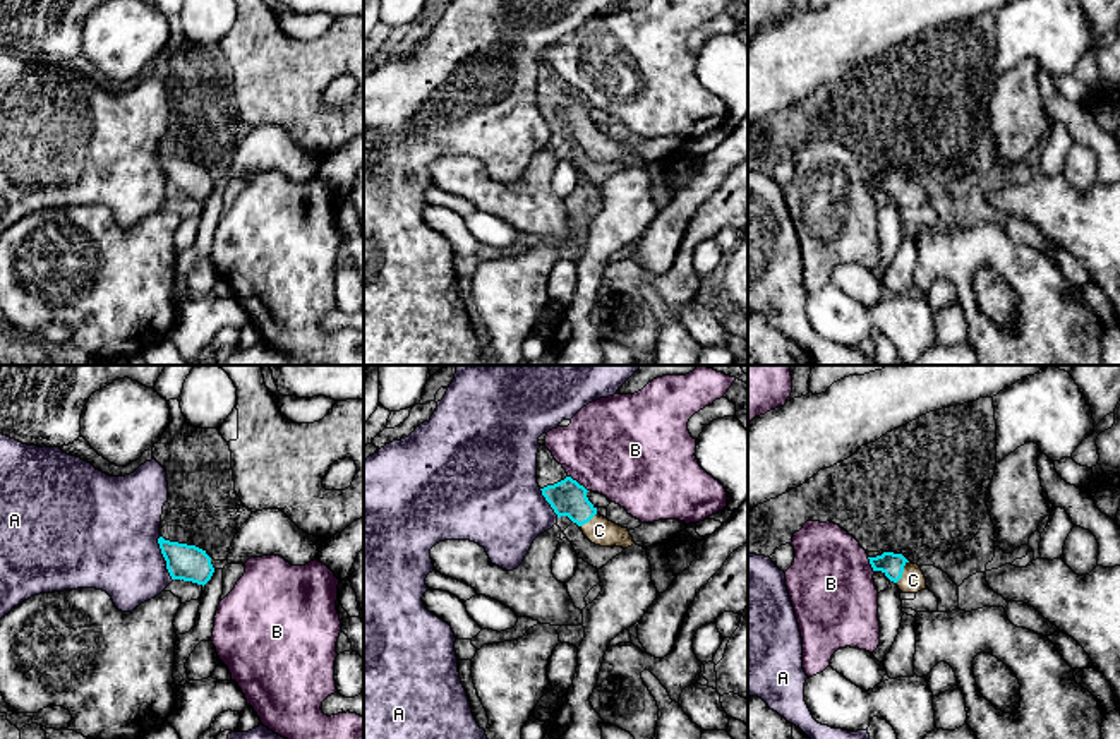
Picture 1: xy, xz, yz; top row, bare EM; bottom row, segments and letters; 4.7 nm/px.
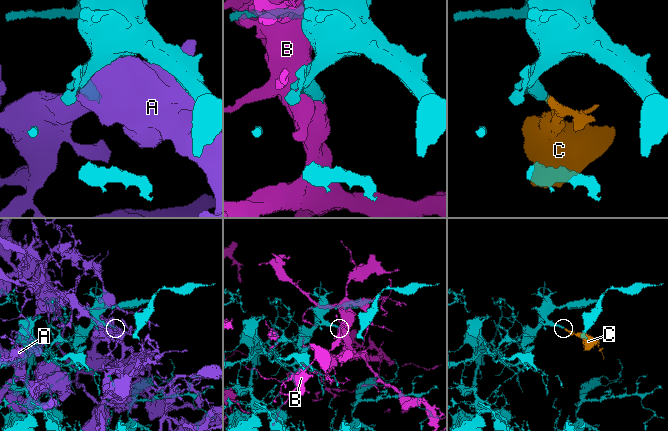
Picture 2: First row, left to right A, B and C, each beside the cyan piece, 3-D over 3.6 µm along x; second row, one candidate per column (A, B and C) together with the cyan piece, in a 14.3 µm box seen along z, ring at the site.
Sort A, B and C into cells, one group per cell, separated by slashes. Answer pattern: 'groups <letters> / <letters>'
groups A / B / C

